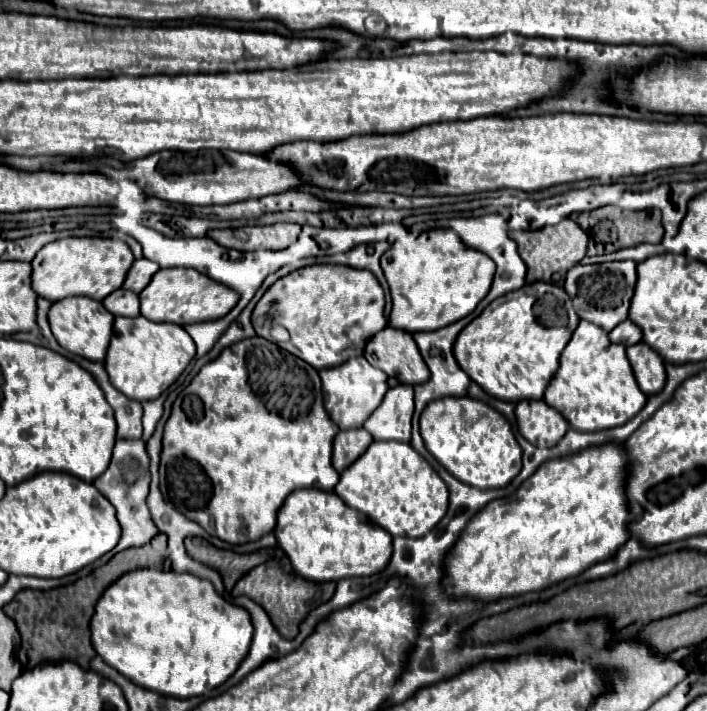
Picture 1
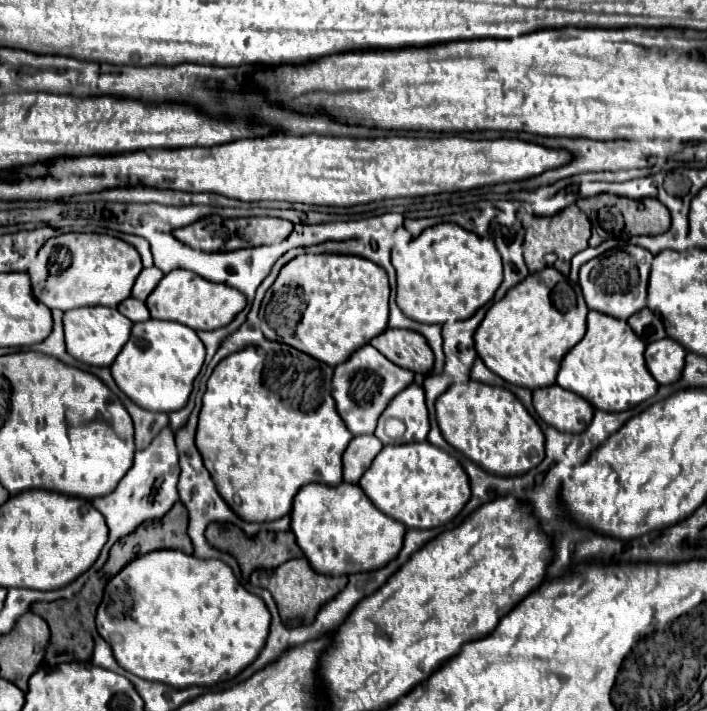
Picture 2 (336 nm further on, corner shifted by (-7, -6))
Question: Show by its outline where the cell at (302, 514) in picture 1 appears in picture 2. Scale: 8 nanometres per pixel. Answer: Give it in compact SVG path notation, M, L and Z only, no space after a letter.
M305 484L293 500L291 530L309 564L319 574L369 572L385 566L401 550L407 528L383 514L359 484L329 488L327 484Z

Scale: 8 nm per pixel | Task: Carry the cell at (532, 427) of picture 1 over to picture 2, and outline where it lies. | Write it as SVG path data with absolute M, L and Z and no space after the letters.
M559 384L533 390L533 406L547 424L559 432L579 434L583 432L595 414L595 408L575 392L561 388Z

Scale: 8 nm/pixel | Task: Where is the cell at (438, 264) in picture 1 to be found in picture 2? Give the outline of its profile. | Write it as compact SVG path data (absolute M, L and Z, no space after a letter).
M453 222L431 226L405 248L397 246L393 266L397 270L397 306L411 320L425 324L445 324L473 316L495 296L503 280L501 256L493 242L481 240Z

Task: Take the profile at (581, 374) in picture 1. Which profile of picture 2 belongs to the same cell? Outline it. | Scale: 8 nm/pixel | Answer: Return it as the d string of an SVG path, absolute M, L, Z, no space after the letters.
M589 312L587 334L583 340L563 358L557 384L565 390L577 392L593 408L607 412L621 412L635 404L641 404L655 396L659 384L647 370L643 352L645 342L629 328L625 320L613 320L601 312Z

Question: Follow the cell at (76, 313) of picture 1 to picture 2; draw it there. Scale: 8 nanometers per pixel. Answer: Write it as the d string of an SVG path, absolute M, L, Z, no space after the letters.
M91 306L91 308L75 308L75 310L65 312L63 326L65 326L67 352L75 360L91 364L91 366L111 366L113 360L117 358L117 354L121 352L121 348L127 344L133 322L129 318L121 316L121 312L117 312L117 308Z

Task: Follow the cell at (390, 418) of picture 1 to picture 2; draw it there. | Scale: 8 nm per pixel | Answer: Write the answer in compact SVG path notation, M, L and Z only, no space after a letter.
M411 384L403 392L399 392L391 404L381 414L379 426L375 430L375 436L387 444L387 438L383 436L383 418L399 418L405 422L407 430L403 434L405 442L421 442L427 438L429 432L429 414L425 406L425 392L421 386Z

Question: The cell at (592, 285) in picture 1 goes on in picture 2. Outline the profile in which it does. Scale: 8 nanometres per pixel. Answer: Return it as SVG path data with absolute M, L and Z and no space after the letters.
M623 244L585 262L579 272L579 284L587 306L591 310L599 310L619 320L627 320L629 316L645 308L651 260L653 260L653 254L647 248L635 246L635 244Z

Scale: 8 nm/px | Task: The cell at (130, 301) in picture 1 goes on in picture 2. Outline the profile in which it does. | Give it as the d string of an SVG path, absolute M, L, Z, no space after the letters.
M127 298L127 300L123 300L123 302L117 306L117 310L119 310L123 316L127 316L131 322L145 322L145 320L149 320L149 310L147 310L145 302L141 302L141 300L137 300L137 298Z

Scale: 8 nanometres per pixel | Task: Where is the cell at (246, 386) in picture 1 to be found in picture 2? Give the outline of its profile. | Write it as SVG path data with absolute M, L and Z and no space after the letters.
M271 340L233 352L233 356L227 356L215 366L211 378L207 380L195 442L219 494L243 520L277 520L291 512L293 498L301 486L309 482L339 484L343 480L341 456L353 434L345 428L341 416L337 414L335 400L331 396L331 376L333 368L329 364Z

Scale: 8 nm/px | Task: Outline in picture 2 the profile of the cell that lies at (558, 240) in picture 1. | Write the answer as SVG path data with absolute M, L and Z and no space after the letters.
M567 206L561 212L553 214L553 216L529 216L523 214L521 216L521 224L525 228L525 244L523 244L523 254L525 254L525 262L529 272L539 272L545 266L543 256L557 252L557 248L569 248L569 266L571 266L571 258L587 248L587 240L591 236L591 224L589 218L575 206Z

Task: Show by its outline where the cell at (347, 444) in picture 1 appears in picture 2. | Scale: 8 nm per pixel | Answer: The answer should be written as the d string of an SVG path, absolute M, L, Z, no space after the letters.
M355 436L343 454L343 480L357 484L383 444L375 436Z

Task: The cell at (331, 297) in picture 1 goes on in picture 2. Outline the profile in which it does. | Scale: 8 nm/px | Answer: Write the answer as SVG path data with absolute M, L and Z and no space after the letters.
M313 254L297 256L279 276L285 286L299 286L305 294L307 308L301 324L297 324L293 338L287 340L293 348L329 364L339 366L357 348L369 344L375 336L385 332L389 316L389 280L387 272L361 258L349 254Z

